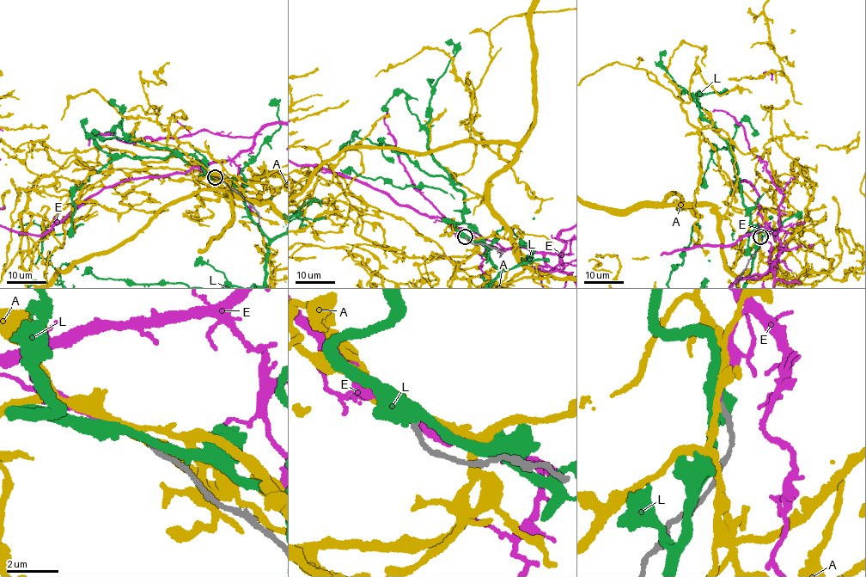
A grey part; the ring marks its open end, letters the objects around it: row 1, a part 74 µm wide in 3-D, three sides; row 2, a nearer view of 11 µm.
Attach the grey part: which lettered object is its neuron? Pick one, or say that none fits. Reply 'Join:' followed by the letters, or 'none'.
Join: E

